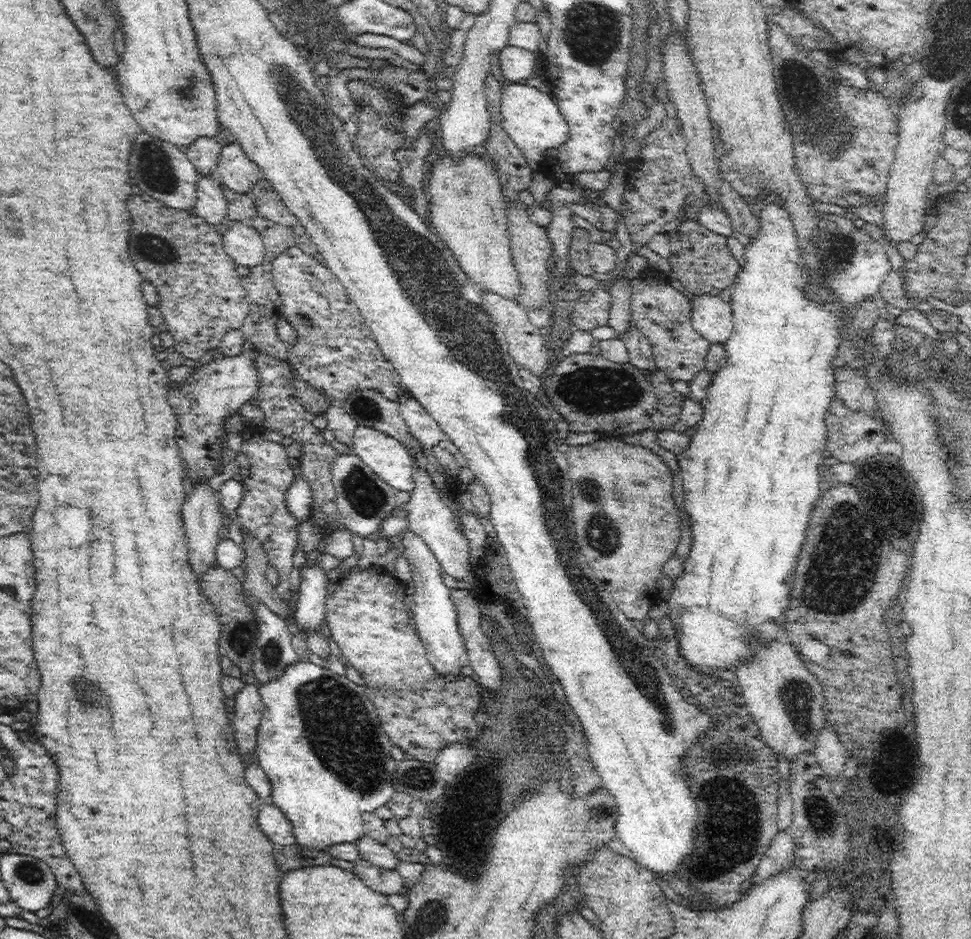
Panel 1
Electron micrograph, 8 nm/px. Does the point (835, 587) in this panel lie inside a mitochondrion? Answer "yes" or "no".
yes

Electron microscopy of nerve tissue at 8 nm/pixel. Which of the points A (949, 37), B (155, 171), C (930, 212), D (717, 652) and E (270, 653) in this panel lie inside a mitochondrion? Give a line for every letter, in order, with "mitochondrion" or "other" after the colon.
A: mitochondrion
B: mitochondrion
C: other
D: other
E: mitochondrion

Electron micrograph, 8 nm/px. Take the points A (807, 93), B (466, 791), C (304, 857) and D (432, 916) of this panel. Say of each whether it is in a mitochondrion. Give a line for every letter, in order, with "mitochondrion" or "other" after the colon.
A: mitochondrion
B: other
C: other
D: mitochondrion

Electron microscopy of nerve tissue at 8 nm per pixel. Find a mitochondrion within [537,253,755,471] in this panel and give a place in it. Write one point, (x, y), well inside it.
(599, 388)

